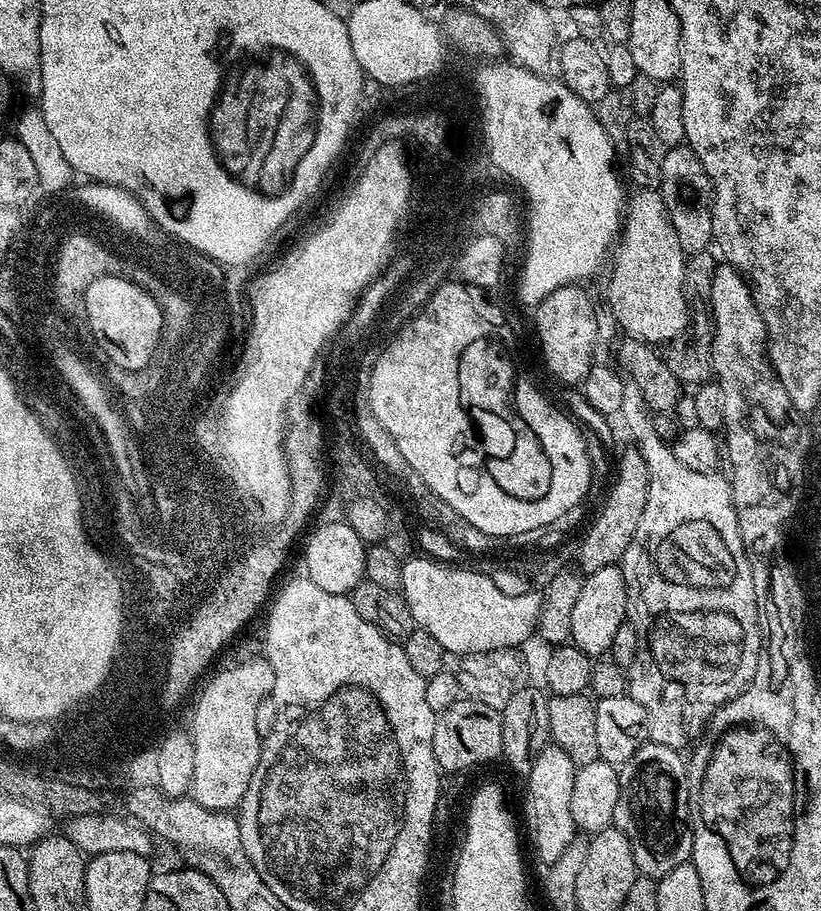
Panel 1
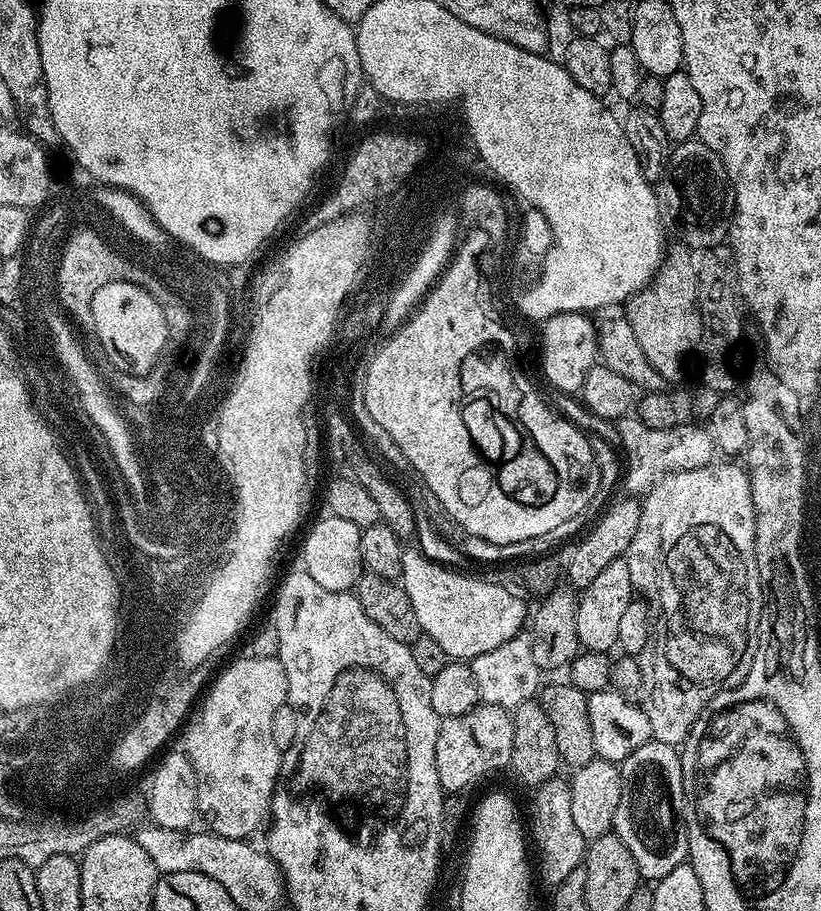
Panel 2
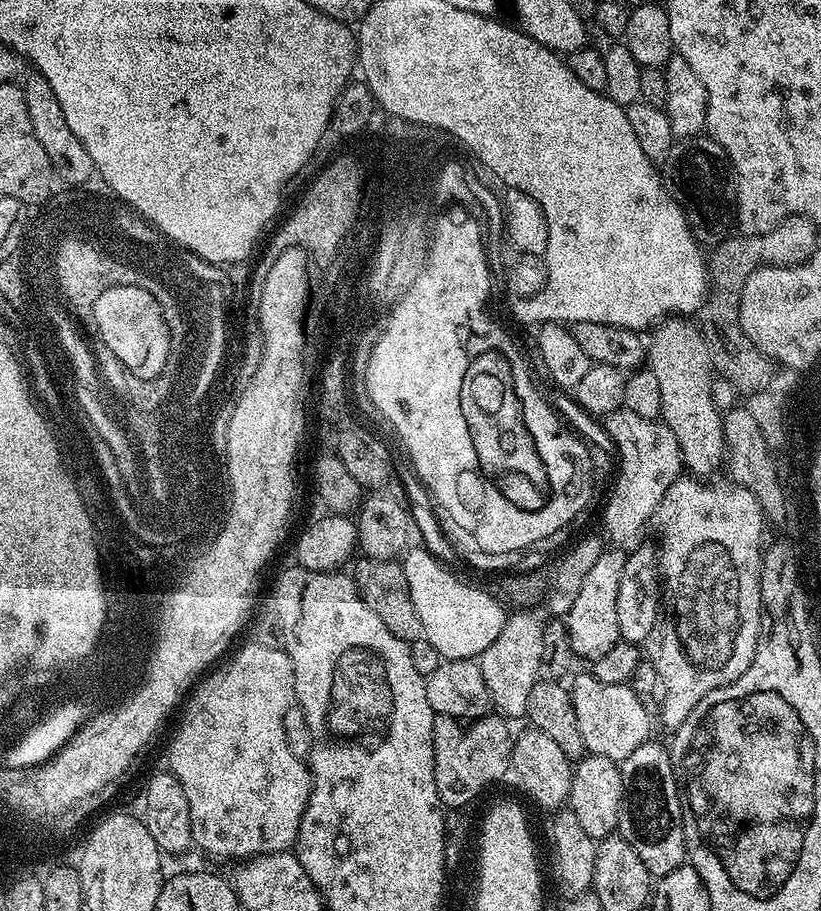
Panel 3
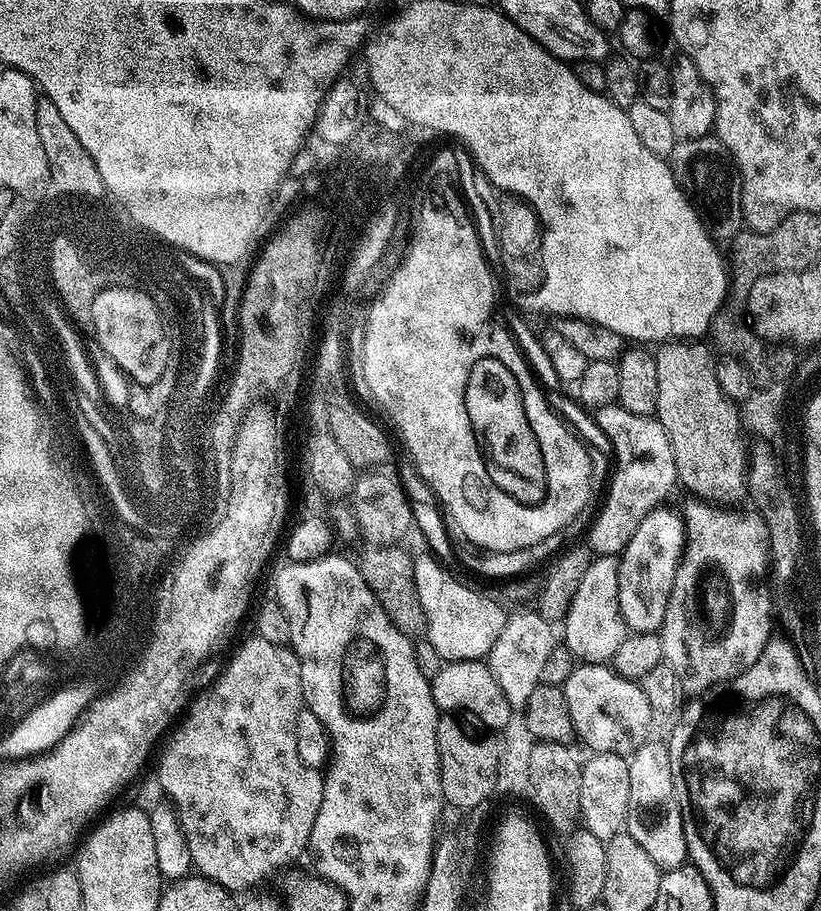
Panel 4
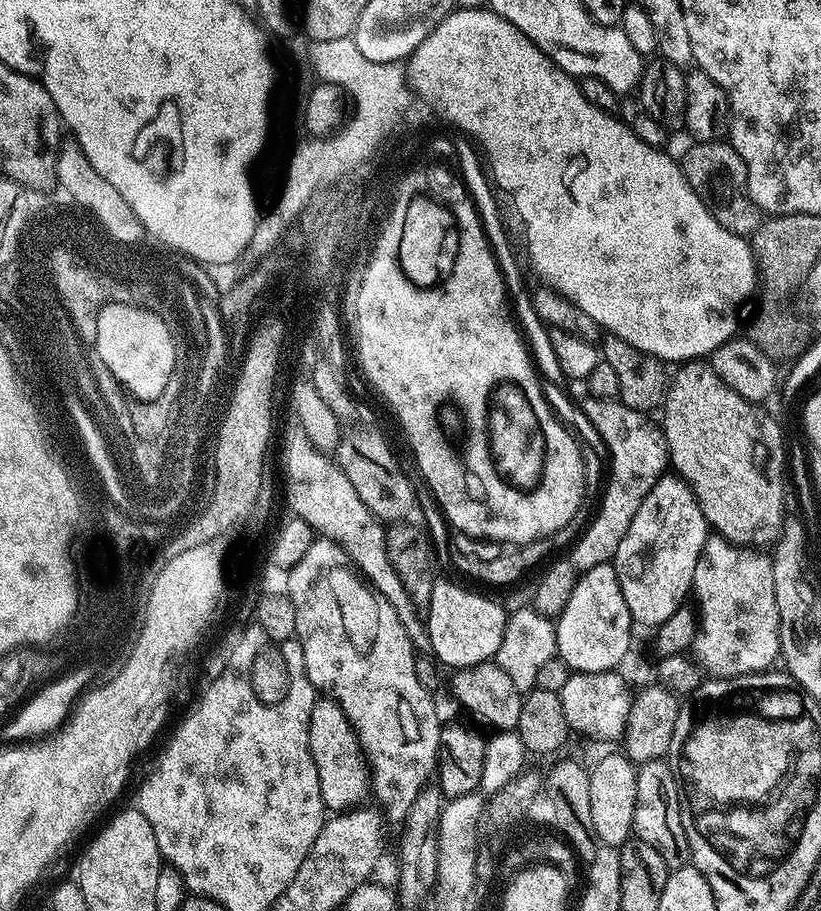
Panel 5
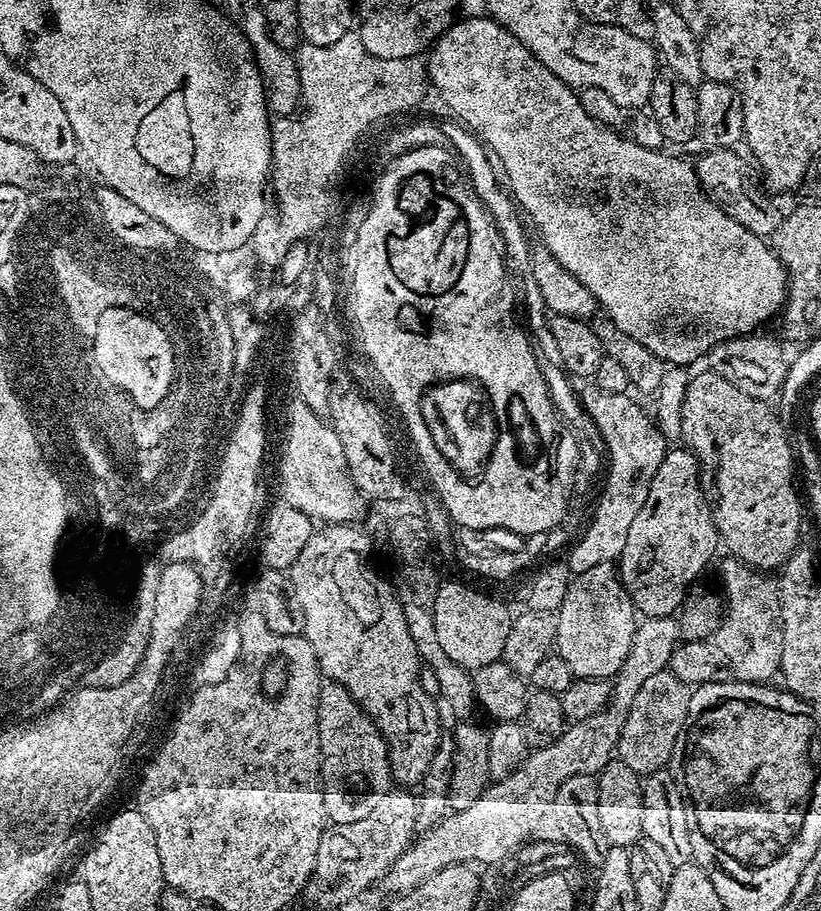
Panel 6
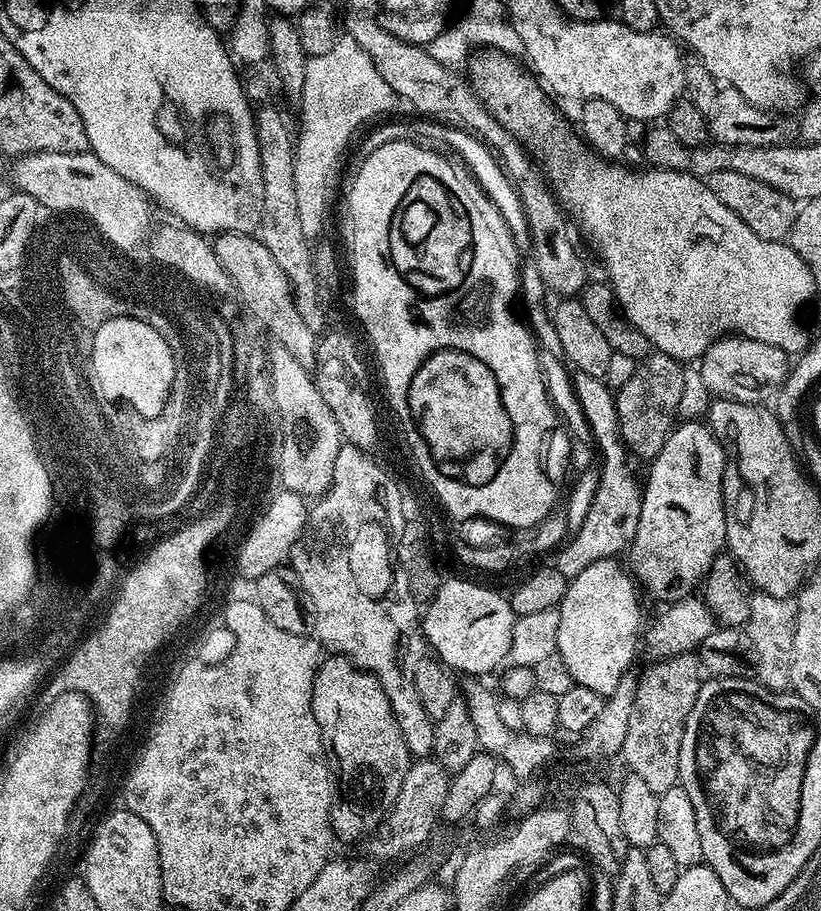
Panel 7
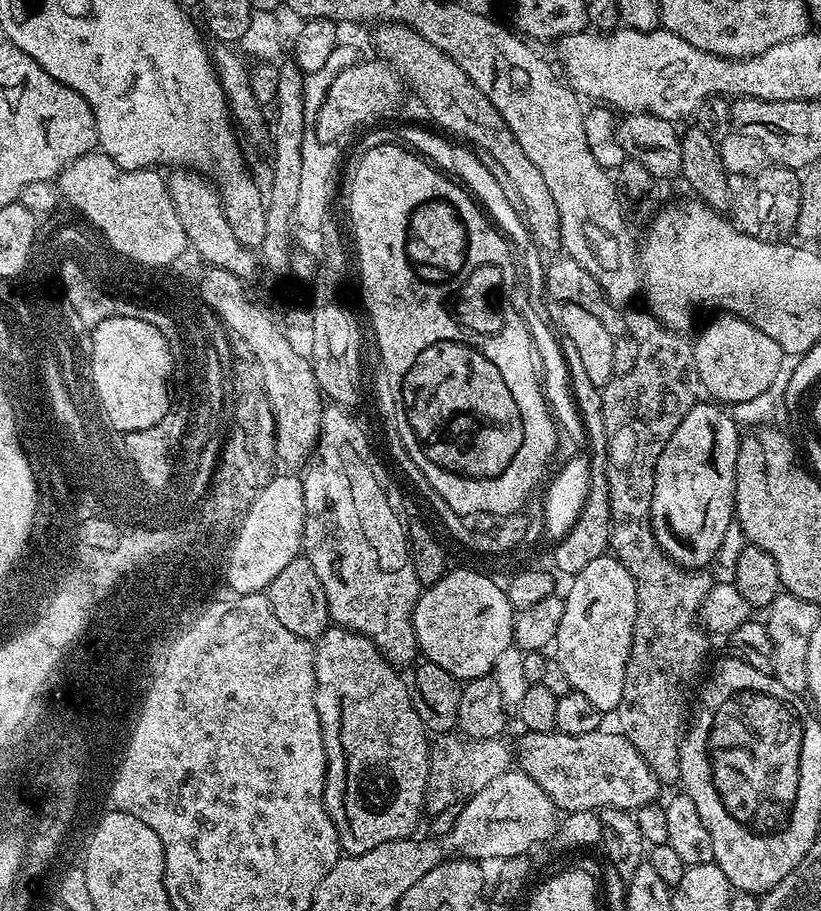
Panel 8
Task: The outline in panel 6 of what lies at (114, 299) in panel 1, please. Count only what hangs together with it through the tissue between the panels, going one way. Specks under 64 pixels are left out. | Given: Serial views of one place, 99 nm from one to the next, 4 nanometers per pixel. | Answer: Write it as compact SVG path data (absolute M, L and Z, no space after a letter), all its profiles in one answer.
M108 311L98 319L97 338L94 339L94 357L99 368L108 372L117 386L123 386L126 394L136 396L140 404L156 404L164 396L164 384L168 384L168 372L172 372L172 355L168 340L154 321L145 319L140 312Z

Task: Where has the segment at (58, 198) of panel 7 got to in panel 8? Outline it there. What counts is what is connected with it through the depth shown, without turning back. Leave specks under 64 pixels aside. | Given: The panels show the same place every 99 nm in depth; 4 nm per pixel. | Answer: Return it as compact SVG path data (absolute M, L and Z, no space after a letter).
M101 150L87 152L82 158L70 162L58 177L60 188L64 191L63 203L70 204L73 201L84 208L84 211L93 216L97 224L107 230L108 236L120 252L127 252L128 256L142 260L142 234L152 234L150 228L156 230L176 230L182 228L182 222L178 222L178 214L174 210L174 202L168 193L168 186L163 175L159 171L149 168L123 169L122 166L112 161Z

